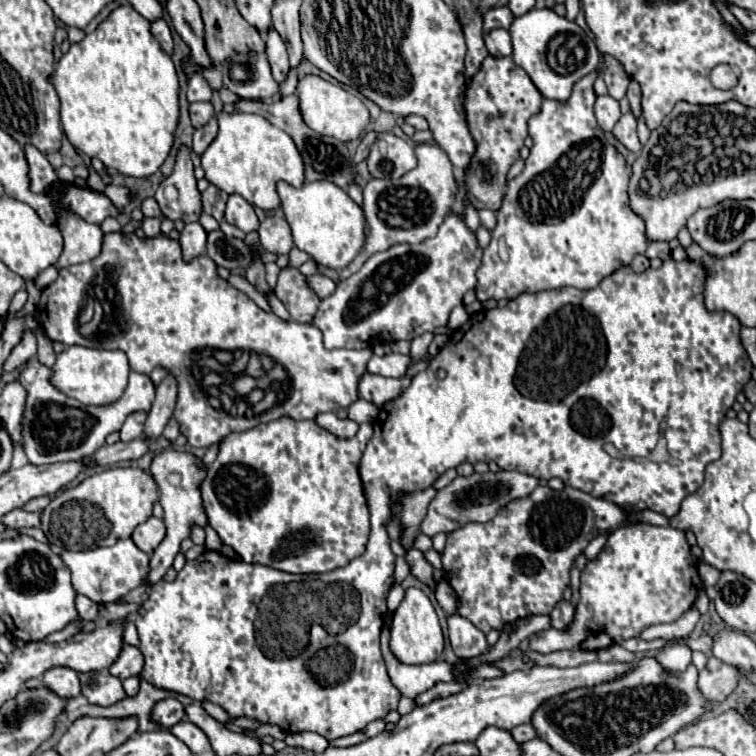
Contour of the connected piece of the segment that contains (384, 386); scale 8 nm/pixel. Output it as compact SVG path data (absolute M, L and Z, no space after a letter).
M423 360L419 364L415 364L413 368L409 368L409 372L403 378L385 378L385 376L373 376L369 372L365 372L359 380L359 396L363 400L369 400L373 404L377 404L379 408L383 408L385 402L397 398L407 386L413 374L417 374L419 370L427 368L429 360Z

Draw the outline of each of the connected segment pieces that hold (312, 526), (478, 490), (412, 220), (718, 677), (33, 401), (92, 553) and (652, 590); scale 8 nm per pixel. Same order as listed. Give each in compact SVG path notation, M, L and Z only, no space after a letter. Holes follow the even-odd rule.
M279 418L241 434L229 434L221 440L219 456L207 468L207 478L201 484L203 506L211 528L219 534L223 544L231 546L245 562L257 562L275 570L309 574L329 572L349 564L365 552L369 540L369 508L359 476L359 460L371 436L373 428L369 422L361 424L353 438L345 440L327 432L313 420L293 418ZM307 530L311 530L315 538L301 550L299 540L301 536L305 536L305 540L309 538Z
M499 470L499 472L487 472L487 474L475 472L469 478L457 476L449 486L444 487L443 490L440 489L437 496L431 500L427 516L421 522L421 532L427 536L435 536L439 532L449 534L467 522L487 522L507 502L531 494L537 484L539 484L537 478L529 474L513 472L513 470Z
M417 144L415 156L419 160L417 168L405 172L405 176L397 180L373 178L363 188L363 212L369 222L371 234L361 256L369 258L371 254L383 252L399 242L419 244L421 240L435 236L439 224L457 202L459 186L453 176L453 164L445 156L445 152L437 144Z
M709 656L707 666L699 672L699 690L709 702L719 704L737 688L739 676L741 676L739 668L733 668L717 660L715 656Z
M37 358L29 360L25 368L21 370L19 382L27 390L25 400L25 412L23 412L23 430L21 430L21 448L31 464L55 464L55 462L69 462L69 460L81 460L93 452L97 452L105 438L111 432L119 432L125 418L133 412L149 412L153 398L155 398L155 386L145 374L131 372L129 384L125 392L121 394L121 400L117 404L105 404L105 406L83 406L75 398L65 396L53 384L49 382L51 370L43 366Z
M131 538L117 540L117 544L109 548L95 548L95 550L81 550L81 552L63 550L61 558L71 570L75 592L91 598L97 604L117 602L129 590L141 586L149 572L149 554L141 552Z
M633 524L615 528L603 550L597 554L595 560L587 560L585 570L581 572L581 586L579 586L579 604L575 606L575 616L569 628L557 630L547 628L545 632L537 632L531 636L531 650L549 654L557 650L603 650L613 644L621 644L623 640L637 638L645 628L663 622L675 622L681 614L685 614L697 594L701 590L701 578L697 574L697 560L691 556L691 546L687 538L677 528L663 528L651 524Z

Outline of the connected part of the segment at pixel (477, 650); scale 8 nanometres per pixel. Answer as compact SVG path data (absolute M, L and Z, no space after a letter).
M449 616L449 640L459 658L475 658L487 650L485 634L463 616Z

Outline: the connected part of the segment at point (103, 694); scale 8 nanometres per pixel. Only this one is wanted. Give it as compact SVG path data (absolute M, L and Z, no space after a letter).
M87 672L81 674L81 694L97 706L111 706L123 700L127 694L121 686L121 680L109 672Z

